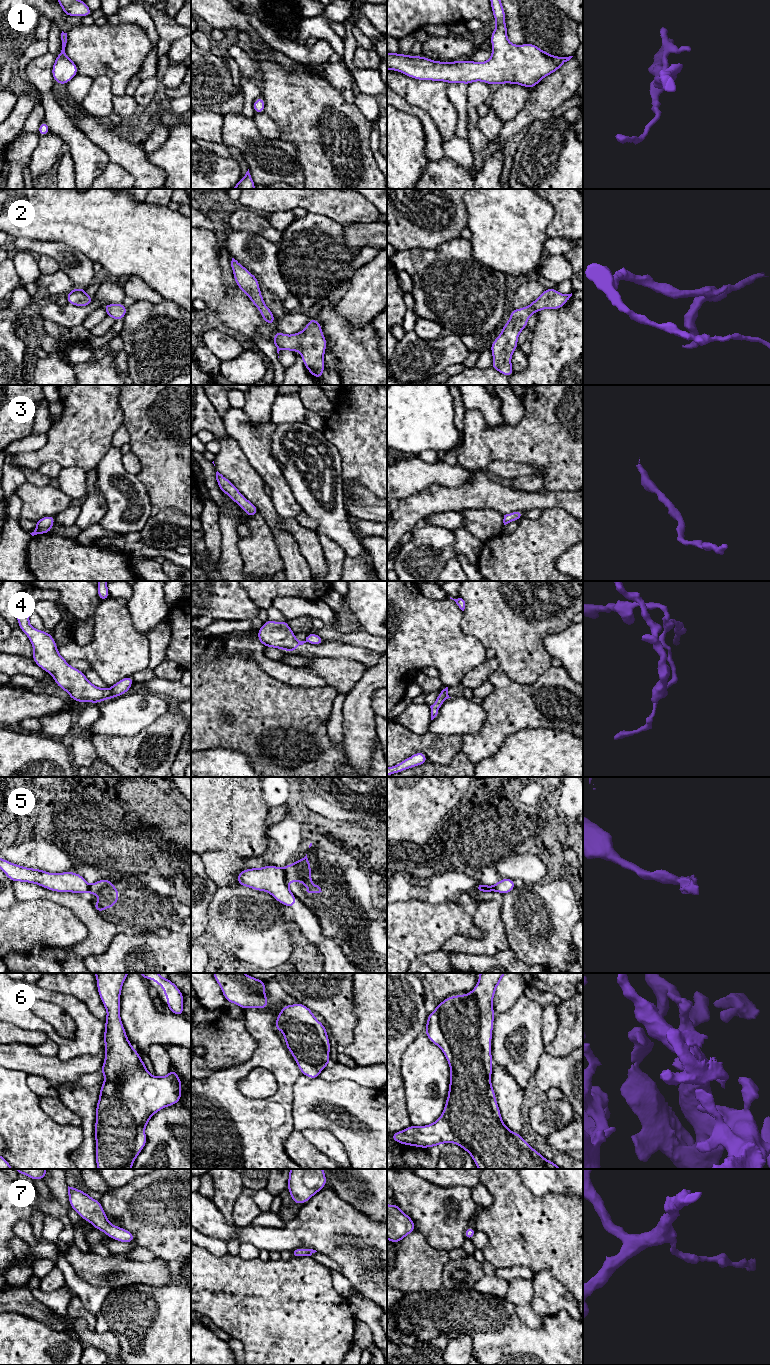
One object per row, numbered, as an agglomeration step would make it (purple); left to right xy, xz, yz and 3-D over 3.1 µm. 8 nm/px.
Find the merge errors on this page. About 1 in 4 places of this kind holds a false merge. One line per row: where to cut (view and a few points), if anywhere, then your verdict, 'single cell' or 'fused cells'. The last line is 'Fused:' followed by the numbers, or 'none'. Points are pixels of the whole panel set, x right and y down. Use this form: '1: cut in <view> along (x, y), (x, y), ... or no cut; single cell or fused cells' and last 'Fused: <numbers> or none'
1: no cut; single cell
2: no cut; single cell
3: no cut; single cell
4: cut in xy along (110, 688), (110, 695), (108, 697); fused cells
5: cut in xz along (283, 869), (287, 885); fused cells
6: no cut; single cell
7: no cut; single cell
Fused: 4, 5

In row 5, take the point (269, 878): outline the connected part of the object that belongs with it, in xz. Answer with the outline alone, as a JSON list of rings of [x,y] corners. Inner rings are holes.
[[[266,865],[262,868],[248,868],[240,871],[237,876],[239,885],[249,887],[257,891],[266,891],[271,894],[279,903],[291,909],[297,898],[289,890],[286,884],[284,869]]]

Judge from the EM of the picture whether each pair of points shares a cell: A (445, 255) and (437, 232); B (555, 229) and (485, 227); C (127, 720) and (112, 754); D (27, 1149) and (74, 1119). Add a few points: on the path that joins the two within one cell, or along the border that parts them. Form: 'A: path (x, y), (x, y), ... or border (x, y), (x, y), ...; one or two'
A: border (460, 235), (433, 249), (418, 248); two
B: border (553, 206), (554, 217), (548, 226), (547, 236); two
C: border (142, 728), (133, 735), (97, 734); two
D: border (45, 1113), (60, 1124), (80, 1126); two

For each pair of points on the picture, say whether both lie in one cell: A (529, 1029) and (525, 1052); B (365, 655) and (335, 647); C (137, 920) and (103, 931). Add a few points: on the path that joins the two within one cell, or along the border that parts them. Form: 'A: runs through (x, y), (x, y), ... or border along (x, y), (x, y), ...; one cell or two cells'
A: runs through (525, 1035), (525, 1046); one cell
B: runs through (358, 653), (342, 649); one cell
C: border along (97, 912), (105, 920), (109, 921), (117, 932); two cells

